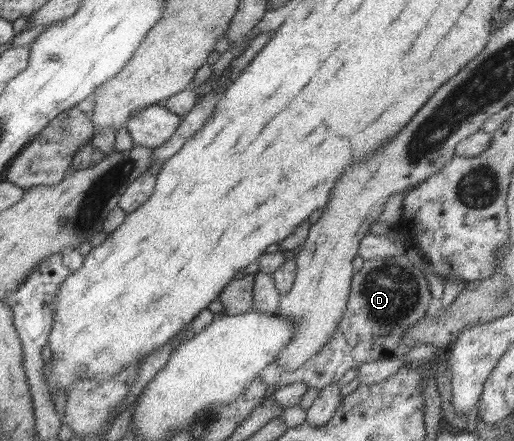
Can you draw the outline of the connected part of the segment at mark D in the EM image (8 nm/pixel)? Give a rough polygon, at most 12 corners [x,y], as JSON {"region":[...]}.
{"region":[[403,254],[363,259],[330,339],[271,389],[322,389],[393,357],[425,316],[429,282]]}

